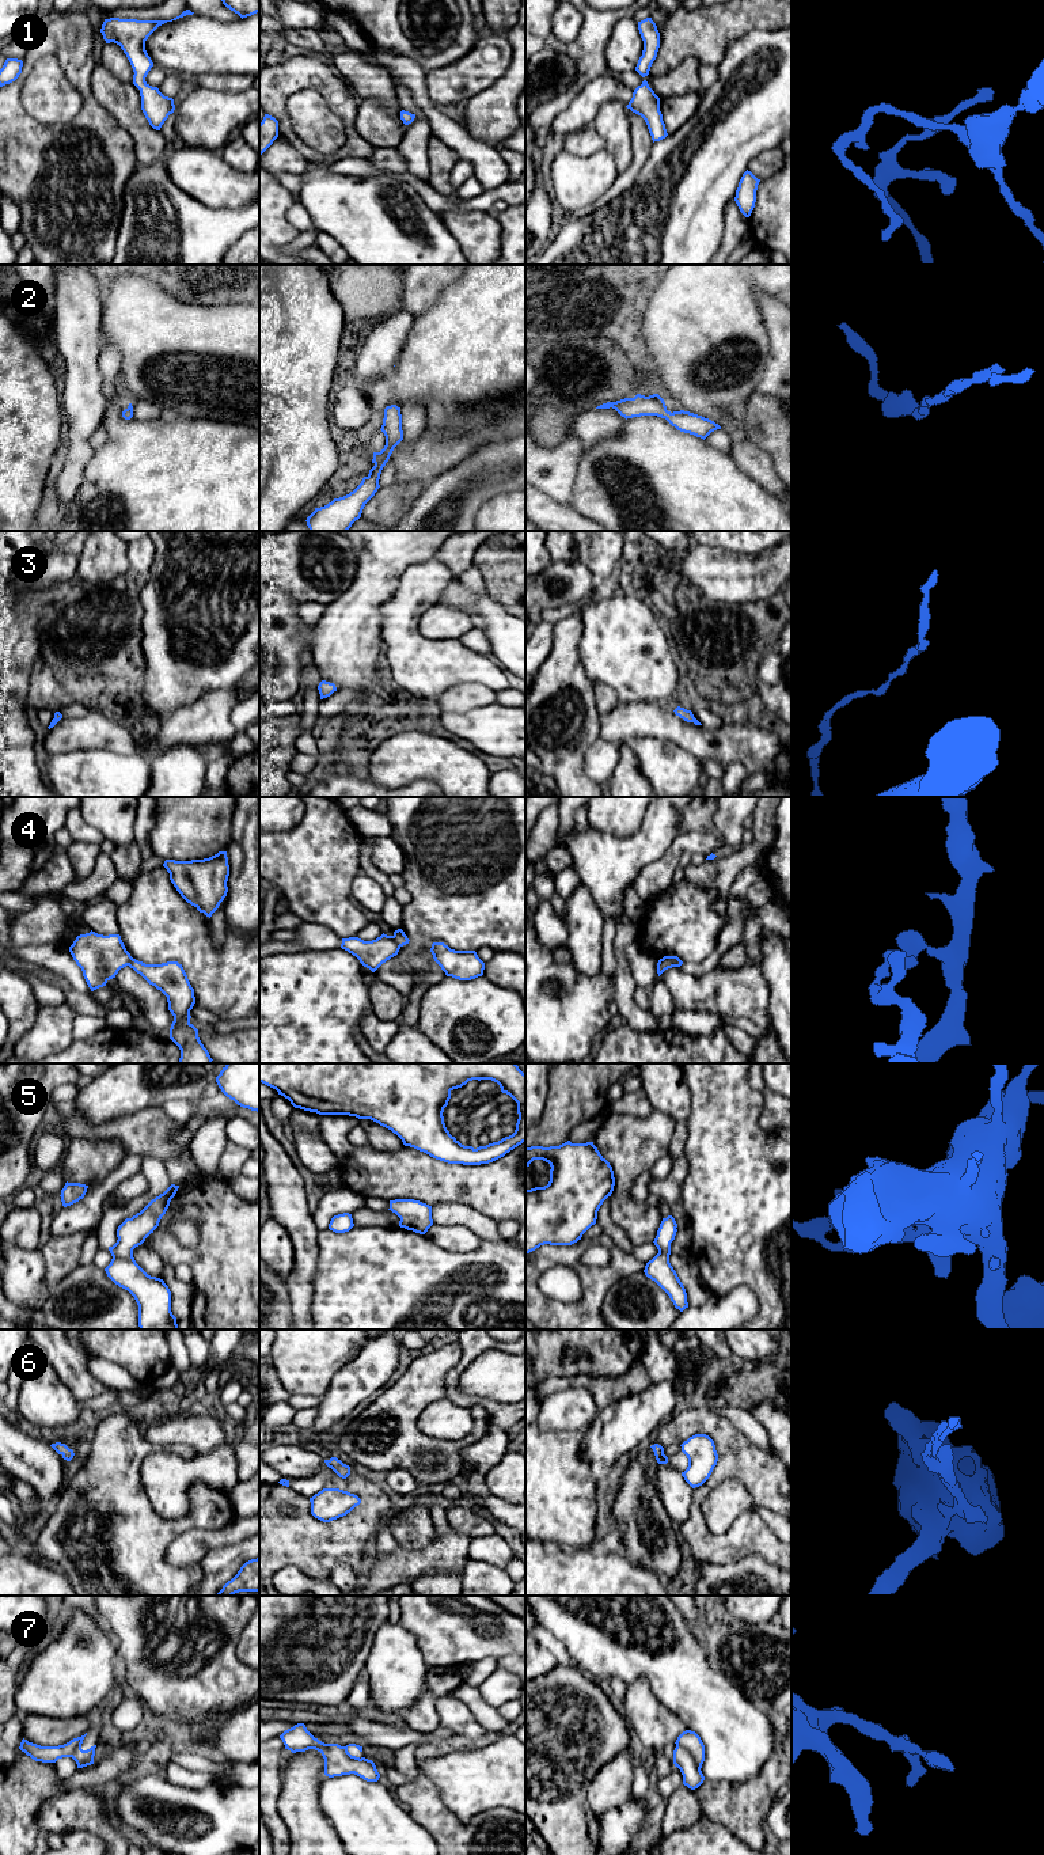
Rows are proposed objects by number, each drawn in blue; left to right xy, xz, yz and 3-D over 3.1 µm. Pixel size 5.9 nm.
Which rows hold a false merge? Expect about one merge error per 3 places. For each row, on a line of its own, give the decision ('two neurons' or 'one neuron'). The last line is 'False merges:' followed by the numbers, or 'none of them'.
1: one neuron
2: one neuron
3: one neuron
4: two neurons
5: one neuron
6: one neuron
7: two neurons
False merges: 4, 7

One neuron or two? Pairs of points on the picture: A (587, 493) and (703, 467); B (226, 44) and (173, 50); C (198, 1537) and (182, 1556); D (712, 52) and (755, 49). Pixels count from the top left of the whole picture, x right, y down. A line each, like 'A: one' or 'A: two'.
A: one
B: one
C: one
D: two

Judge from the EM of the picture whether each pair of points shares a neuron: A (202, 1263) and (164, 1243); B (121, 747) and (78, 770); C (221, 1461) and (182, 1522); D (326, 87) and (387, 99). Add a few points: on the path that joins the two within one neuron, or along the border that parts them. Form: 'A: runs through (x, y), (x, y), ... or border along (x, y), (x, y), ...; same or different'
A: runs through (193, 1255), (174, 1252); same
B: border along (80, 750), (109, 750), (118, 754), (137, 752); different
C: border along (227, 1493), (194, 1483), (190, 1487), (189, 1512); different
D: border along (334, 68), (360, 101); different

